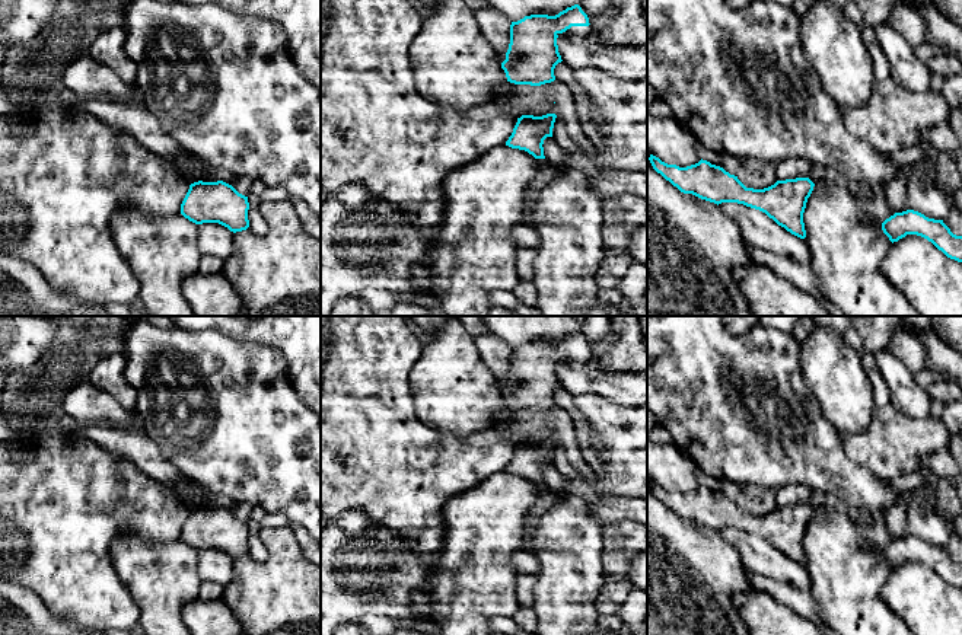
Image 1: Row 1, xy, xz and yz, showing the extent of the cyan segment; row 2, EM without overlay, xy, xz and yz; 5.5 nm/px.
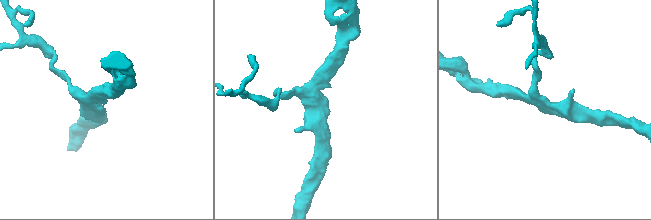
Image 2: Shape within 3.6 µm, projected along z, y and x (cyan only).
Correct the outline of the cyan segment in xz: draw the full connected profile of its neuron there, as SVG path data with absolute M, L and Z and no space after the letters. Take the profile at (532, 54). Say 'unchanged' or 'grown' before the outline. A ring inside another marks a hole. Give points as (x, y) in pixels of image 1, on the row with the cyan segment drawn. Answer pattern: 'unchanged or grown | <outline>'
grown | M574 4L555 16L531 15L510 25L510 44L501 68L507 82L515 84L541 86L555 80L554 68L561 63L557 38L567 36L573 42L579 42L592 33L589 17L584 10Z

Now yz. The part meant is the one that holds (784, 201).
unchanged | M649 157L653 169L684 194L722 204L738 202L759 210L791 234L805 239L803 213L815 184L809 178L777 181L764 189L746 188L735 175L723 167L700 160L679 167L659 157Z

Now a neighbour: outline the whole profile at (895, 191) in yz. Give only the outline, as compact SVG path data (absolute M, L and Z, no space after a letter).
M896 175L882 189L895 213L907 211L907 179L902 175Z

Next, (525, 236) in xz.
M519 223L516 224L512 232L512 237L517 248L532 248L536 249L539 246L538 233L533 230L531 223Z

